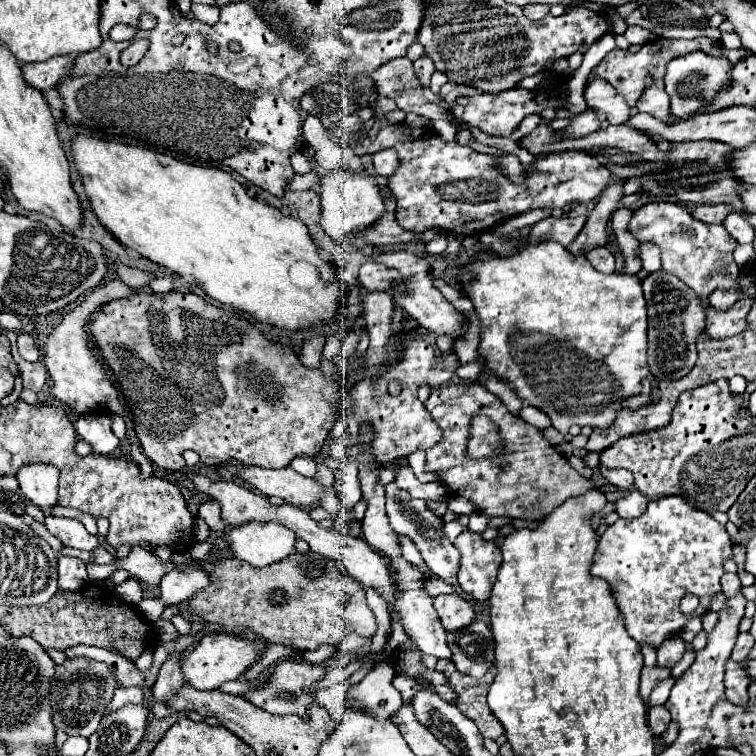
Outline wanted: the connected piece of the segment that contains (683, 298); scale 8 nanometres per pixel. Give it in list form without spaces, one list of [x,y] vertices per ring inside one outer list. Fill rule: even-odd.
[[[666,271],[648,273],[648,277],[642,281],[642,289],[650,313],[648,321],[650,373],[660,381],[680,379],[692,371],[696,361],[694,339],[698,333],[702,333],[704,327],[702,305],[698,303],[698,297],[694,297],[694,291],[690,291],[690,287],[686,287],[684,281]]]

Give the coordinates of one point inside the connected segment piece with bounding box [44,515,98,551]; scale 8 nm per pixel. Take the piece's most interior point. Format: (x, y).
(71, 532)

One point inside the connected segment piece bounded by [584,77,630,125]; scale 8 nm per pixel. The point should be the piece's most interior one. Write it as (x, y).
(599, 94)

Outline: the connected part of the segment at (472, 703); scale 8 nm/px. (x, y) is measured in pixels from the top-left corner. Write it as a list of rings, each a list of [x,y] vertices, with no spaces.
[[[494,667],[480,679],[464,675],[460,671],[454,671],[452,675],[448,675],[450,687],[458,693],[456,705],[466,717],[470,717],[478,725],[482,737],[488,737],[488,739],[498,739],[504,735],[502,723],[492,715],[486,703],[486,693],[494,681],[494,675],[496,675]]]

